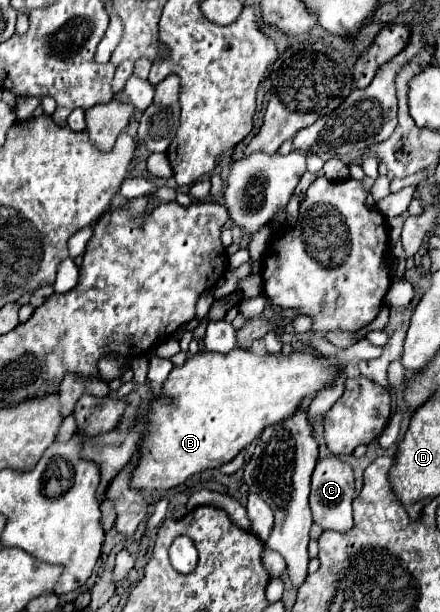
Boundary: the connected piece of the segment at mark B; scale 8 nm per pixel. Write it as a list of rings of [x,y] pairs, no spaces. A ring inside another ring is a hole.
[[[235,347],[229,353],[201,351],[189,357],[181,367],[173,367],[169,373],[161,387],[165,395],[153,397],[151,405],[147,407],[145,437],[143,445],[139,447],[139,451],[145,451],[145,455],[141,455],[131,475],[133,487],[147,491],[171,489],[199,471],[229,463],[237,453],[249,447],[265,427],[295,415],[299,409],[305,409],[307,401],[319,391],[331,387],[339,375],[341,369],[333,357],[315,355],[311,351],[291,351],[289,355],[255,355],[251,349]]]

